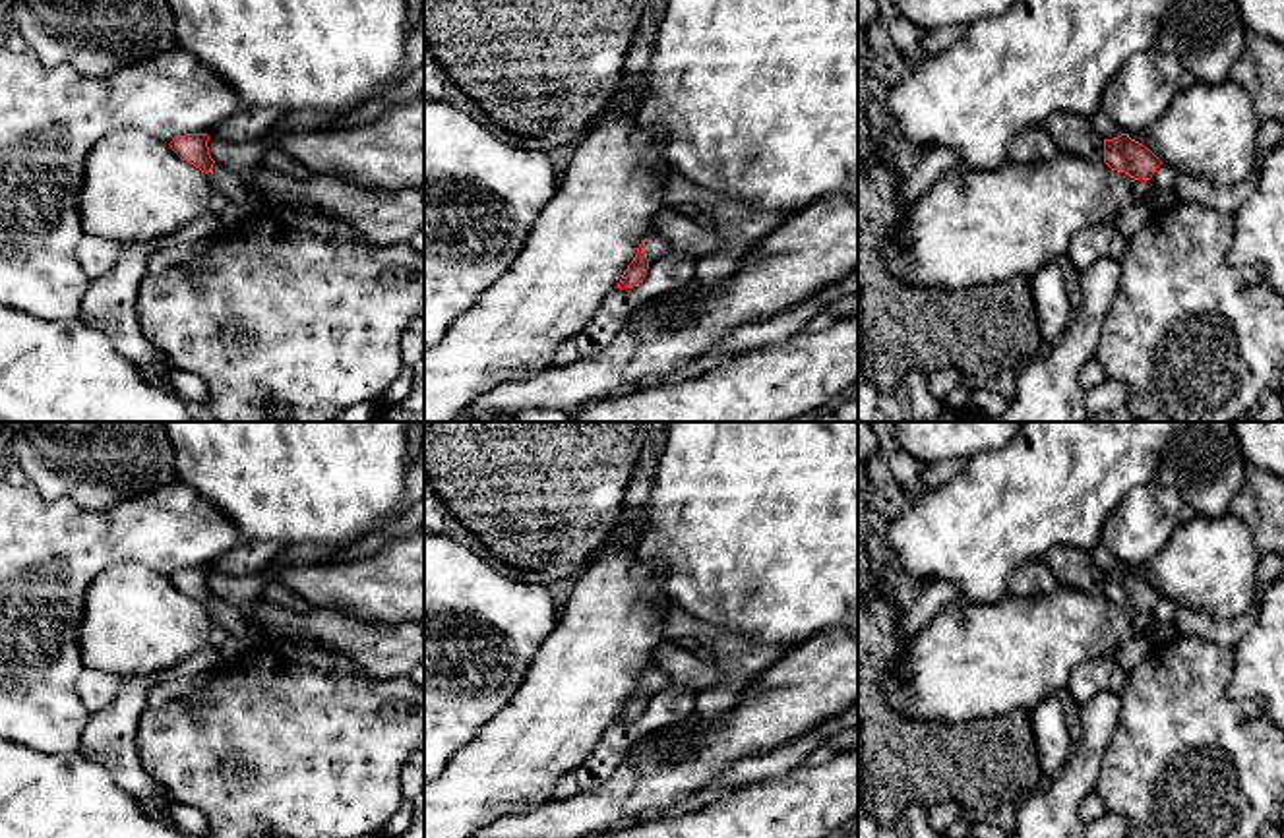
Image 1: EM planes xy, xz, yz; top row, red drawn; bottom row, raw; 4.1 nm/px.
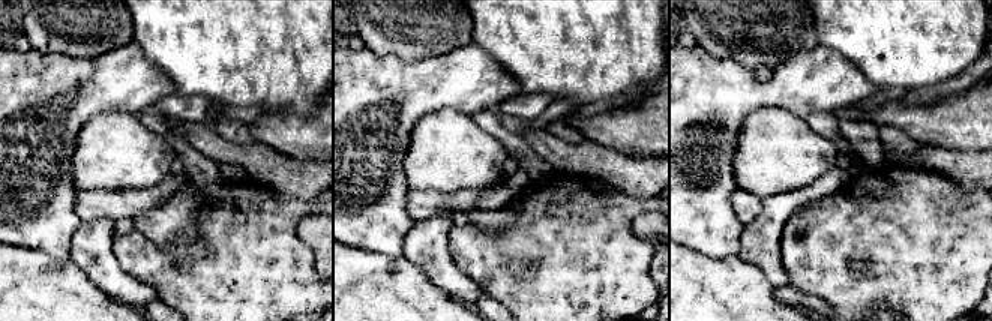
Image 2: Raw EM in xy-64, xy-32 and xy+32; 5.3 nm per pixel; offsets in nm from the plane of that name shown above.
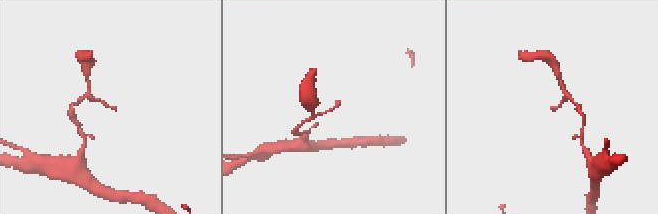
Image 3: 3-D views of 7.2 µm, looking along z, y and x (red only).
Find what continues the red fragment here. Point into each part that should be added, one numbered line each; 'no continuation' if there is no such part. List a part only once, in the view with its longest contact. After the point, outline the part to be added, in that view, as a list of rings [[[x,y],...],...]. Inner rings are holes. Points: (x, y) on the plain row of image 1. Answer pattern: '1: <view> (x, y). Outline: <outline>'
1: xz (655, 680). Outline: [[[657,668],[645,670],[643,687],[649,693],[649,697],[662,691],[662,689],[666,689],[672,683],[674,683],[674,679],[666,672],[657,670]]]

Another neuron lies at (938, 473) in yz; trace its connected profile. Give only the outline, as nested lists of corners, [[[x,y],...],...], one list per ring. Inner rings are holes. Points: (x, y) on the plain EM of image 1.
[[[957,459],[932,463],[926,466],[926,470],[922,474],[922,484],[928,490],[935,490],[941,484],[949,482],[955,474],[959,474],[963,470],[963,466],[964,466],[964,463],[957,461]]]

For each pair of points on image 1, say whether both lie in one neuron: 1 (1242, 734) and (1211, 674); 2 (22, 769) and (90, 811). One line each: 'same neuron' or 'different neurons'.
1: same neuron
2: same neuron

